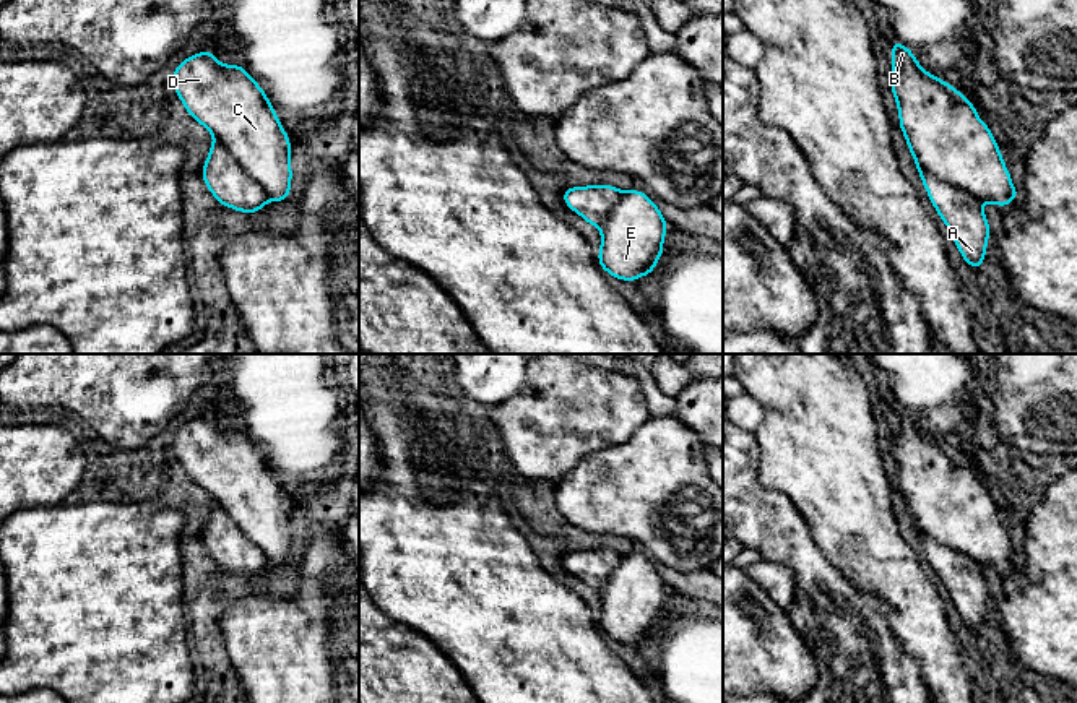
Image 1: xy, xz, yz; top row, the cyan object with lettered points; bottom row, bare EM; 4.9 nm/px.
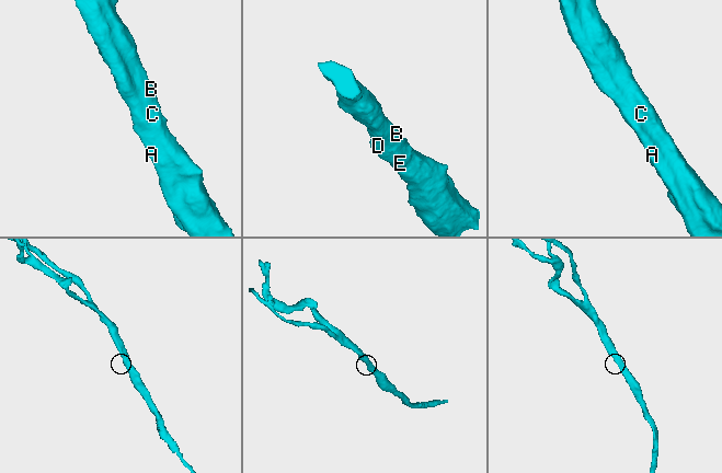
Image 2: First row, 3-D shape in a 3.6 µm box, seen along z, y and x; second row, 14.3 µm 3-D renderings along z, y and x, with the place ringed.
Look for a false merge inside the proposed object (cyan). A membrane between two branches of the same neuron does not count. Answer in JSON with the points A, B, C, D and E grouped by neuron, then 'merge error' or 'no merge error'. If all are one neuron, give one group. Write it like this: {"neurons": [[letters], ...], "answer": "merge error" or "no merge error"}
{"neurons": [["A"], ["B", "C", "D", "E"]], "answer": "merge error"}

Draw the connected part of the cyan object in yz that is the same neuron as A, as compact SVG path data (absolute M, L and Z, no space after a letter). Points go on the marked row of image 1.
M918 167L919 177L931 203L939 213L963 260L975 270L986 260L989 224L983 205L965 193L934 177L929 170Z

